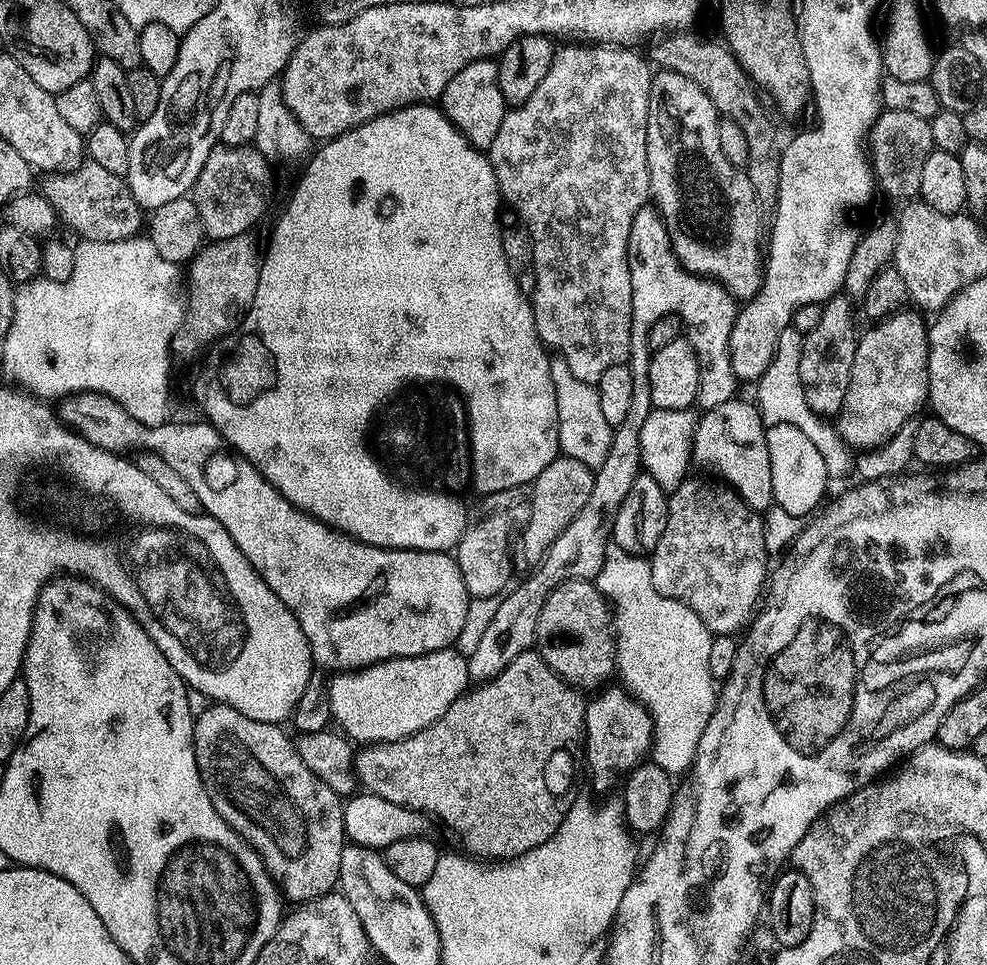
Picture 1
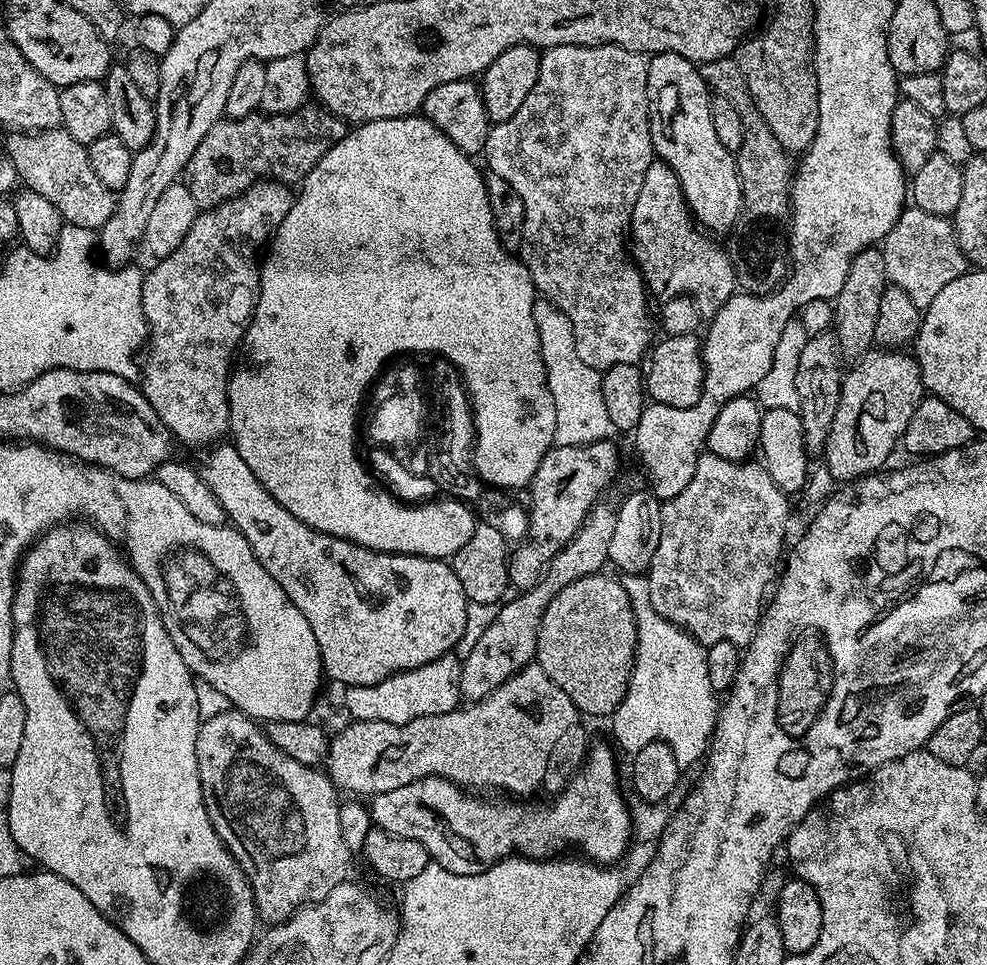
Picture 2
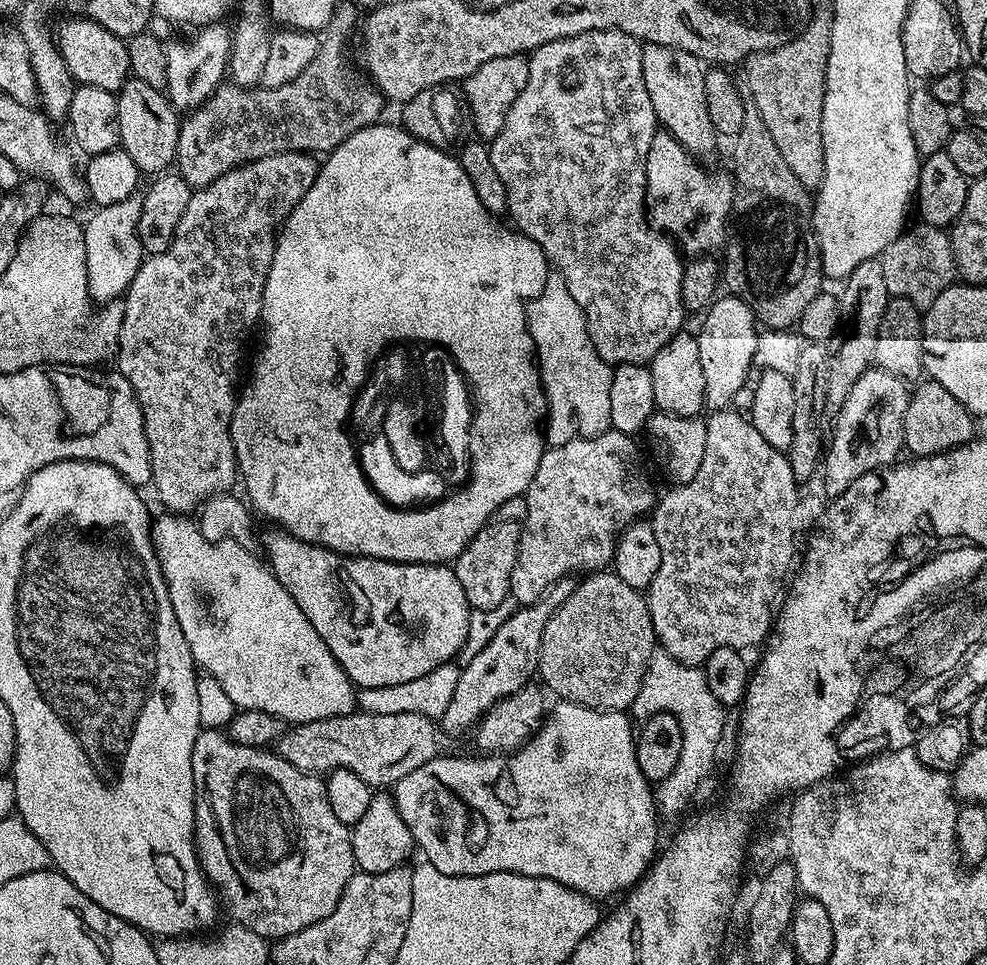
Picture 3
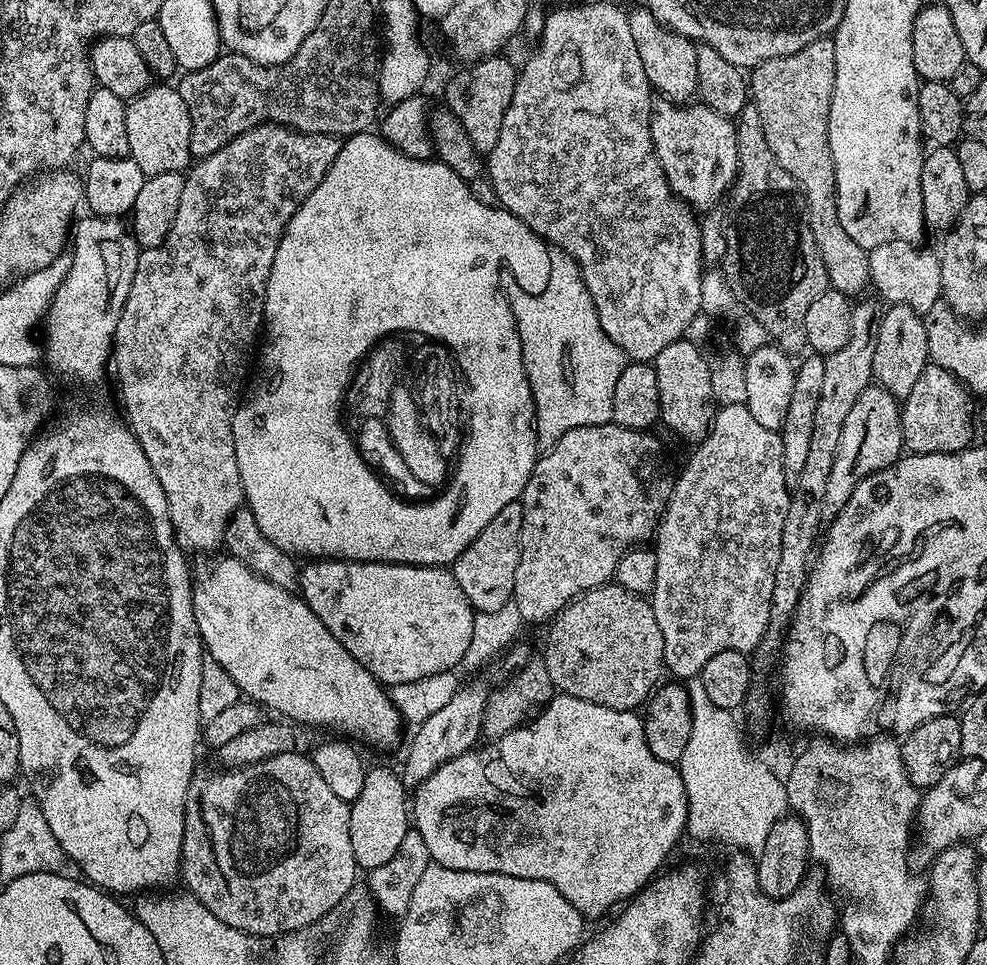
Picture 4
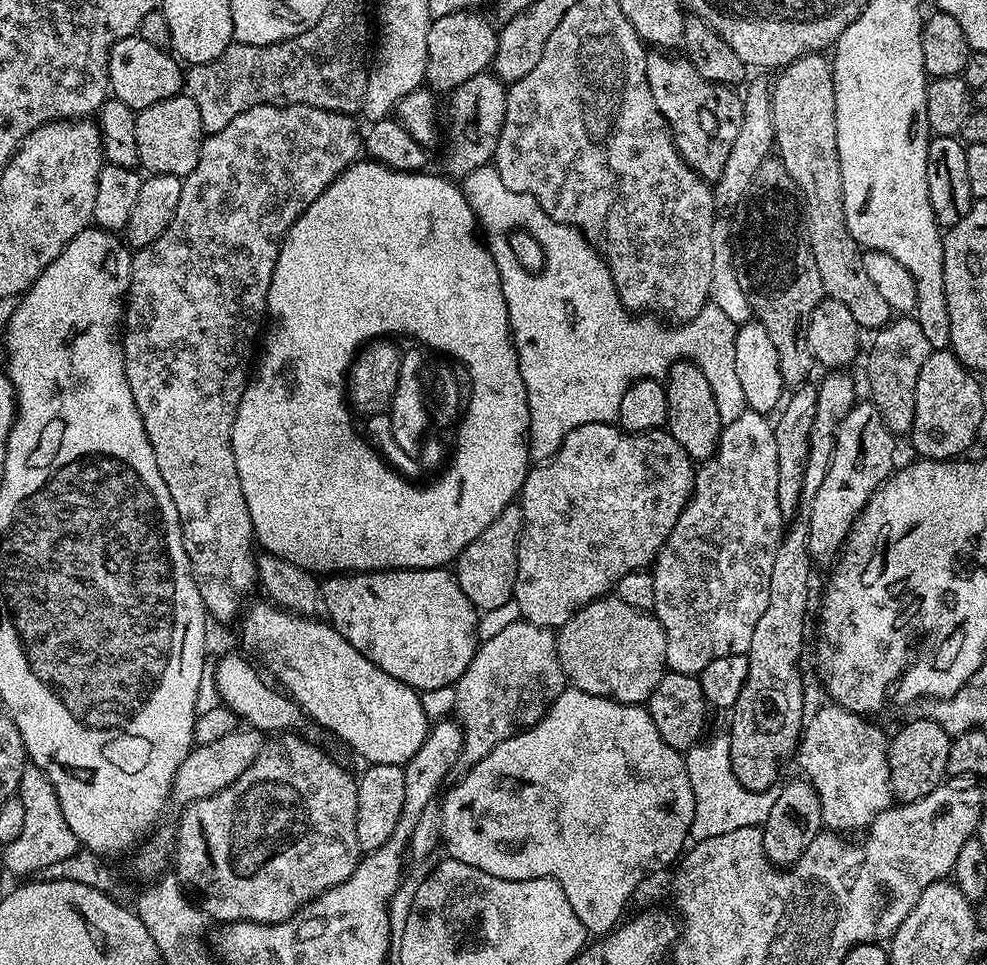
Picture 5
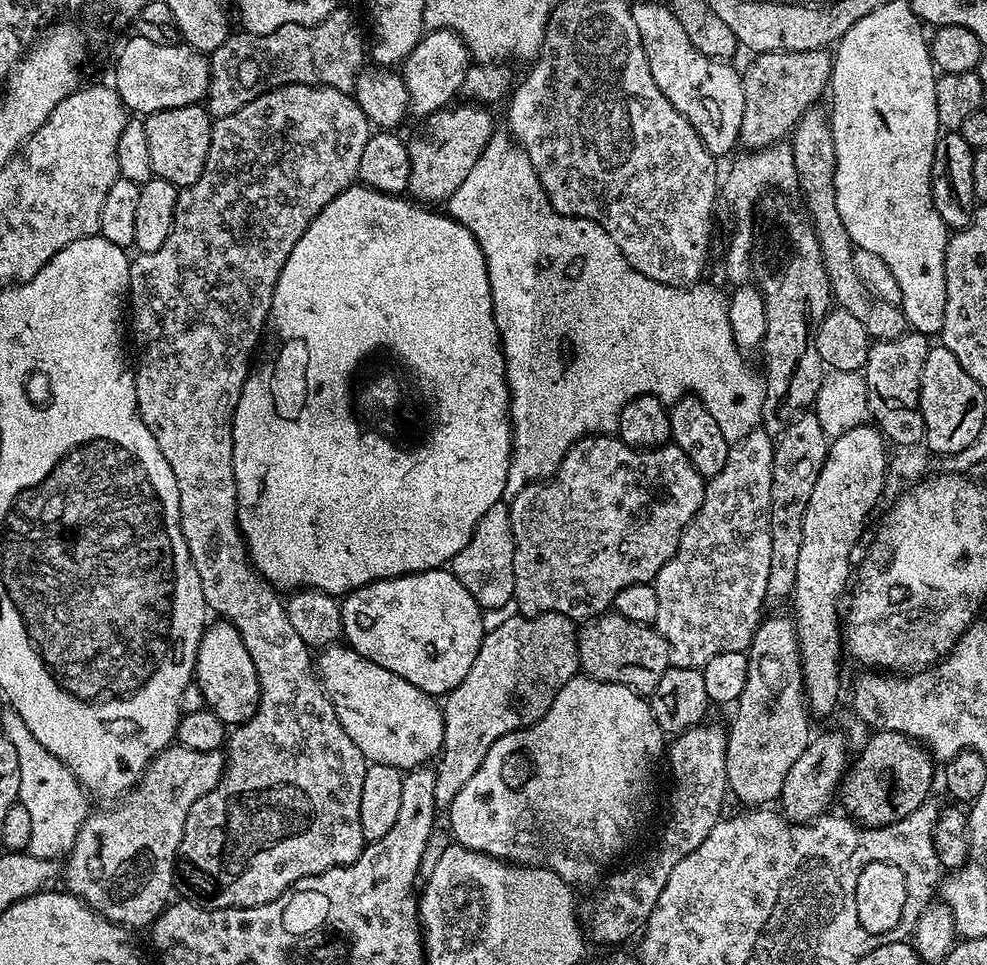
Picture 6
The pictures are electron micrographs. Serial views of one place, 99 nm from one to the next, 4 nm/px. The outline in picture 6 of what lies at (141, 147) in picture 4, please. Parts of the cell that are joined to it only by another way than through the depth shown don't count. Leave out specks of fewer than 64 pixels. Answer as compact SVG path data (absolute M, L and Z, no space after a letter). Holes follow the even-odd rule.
M203 103L178 106L174 110L162 110L143 117L146 126L146 139L150 149L150 166L155 179L170 182L178 189L189 188L198 178L202 178L206 166L206 154L210 154L213 117Z

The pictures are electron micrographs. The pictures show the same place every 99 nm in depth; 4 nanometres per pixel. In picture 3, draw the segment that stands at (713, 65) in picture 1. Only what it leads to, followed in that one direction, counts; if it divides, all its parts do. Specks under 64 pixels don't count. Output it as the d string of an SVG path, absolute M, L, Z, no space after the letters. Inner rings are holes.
M749 95L744 97L744 109L746 110L746 119L742 122L742 130L737 136L731 141L732 144L732 168L731 171L734 173L734 191L732 193L732 213L728 215L728 226L726 229L726 243L722 249L722 284L731 295L738 297L742 302L746 302L746 306L750 306L750 310L755 314L757 321L765 329L795 329L799 325L800 319L802 318L802 310L806 310L806 306L810 306L810 302L814 302L814 298L819 294L826 284L826 277L820 266L820 247L816 244L816 233L812 231L812 206L813 201L810 199L809 189L802 181L792 173L790 166L786 166L785 160L782 159L782 153L778 151L778 146L774 146L774 138L770 138L770 130L766 130L766 122L762 122L762 114L758 114L758 106L754 106L754 98Z

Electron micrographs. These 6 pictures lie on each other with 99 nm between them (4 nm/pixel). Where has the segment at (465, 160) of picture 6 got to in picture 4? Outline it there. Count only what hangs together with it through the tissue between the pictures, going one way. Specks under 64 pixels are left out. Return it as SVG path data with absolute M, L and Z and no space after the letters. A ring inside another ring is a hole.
M504 54L485 56L483 60L469 63L465 68L468 69L458 73L449 82L446 104L462 122L462 126L466 126L466 134L470 134L474 150L487 154L494 150L494 142L498 142L498 133L502 131L502 118L510 106L510 98L514 98L518 68Z

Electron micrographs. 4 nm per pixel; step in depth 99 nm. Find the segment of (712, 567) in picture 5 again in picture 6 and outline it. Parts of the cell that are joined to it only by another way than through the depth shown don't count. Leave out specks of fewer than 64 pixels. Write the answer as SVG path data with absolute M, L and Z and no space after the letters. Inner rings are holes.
M763 430L752 431L742 437L740 441L733 443L728 450L726 466L722 466L722 470L718 470L718 474L711 476L705 483L702 506L698 510L698 514L694 514L694 518L684 527L684 532L680 535L678 542L678 550L670 558L670 562L666 562L666 566L662 566L662 570L658 570L654 581L658 594L658 618L654 621L654 627L662 639L668 643L668 662L673 668L699 668L703 670L706 662L710 662L710 658L714 658L717 654L748 651L750 642L756 633L756 627L762 619L760 610L766 602L766 581L770 578L770 524L768 515L772 509L770 486L772 485L773 462L774 440Z

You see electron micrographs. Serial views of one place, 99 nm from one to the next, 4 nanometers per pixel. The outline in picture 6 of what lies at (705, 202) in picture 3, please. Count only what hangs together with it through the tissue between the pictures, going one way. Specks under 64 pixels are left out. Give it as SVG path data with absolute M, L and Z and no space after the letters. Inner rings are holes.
M633 3L631 10L658 90L662 90L670 106L674 106L674 110L678 110L678 114L694 126L708 153L714 158L726 155L732 147L737 147L740 138L742 106L746 106L743 75L735 72L731 63L715 60L694 50L694 44L686 38L686 30L682 30L682 22L674 18L667 3Z

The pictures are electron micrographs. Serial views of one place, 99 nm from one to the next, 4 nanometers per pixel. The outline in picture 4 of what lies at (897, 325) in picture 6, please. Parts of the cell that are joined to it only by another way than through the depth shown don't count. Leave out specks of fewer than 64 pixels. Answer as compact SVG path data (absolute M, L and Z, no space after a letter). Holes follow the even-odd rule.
M821 38L810 42L810 46L802 46L794 54L786 54L782 58L763 60L757 68L750 72L750 100L756 105L758 118L762 118L762 130L766 134L766 142L770 142L770 150L774 150L774 158L800 184L804 192L804 201L808 207L808 225L814 234L814 242L820 251L822 266L826 266L826 274L831 288L838 290L843 296L856 298L865 287L869 287L870 266L868 252L858 242L854 242L842 224L838 222L838 206L836 205L836 175L834 174L834 158L830 154L830 138L828 137L828 115L830 102L834 94L834 78L836 77L836 42L832 38Z

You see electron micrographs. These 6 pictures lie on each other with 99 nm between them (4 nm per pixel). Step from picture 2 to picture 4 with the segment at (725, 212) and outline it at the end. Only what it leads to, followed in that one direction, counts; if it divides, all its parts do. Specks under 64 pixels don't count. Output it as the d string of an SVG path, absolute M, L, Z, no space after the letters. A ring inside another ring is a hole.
M637 6L633 12L629 11L627 18L630 22L630 35L634 38L638 58L642 58L642 66L646 70L649 85L665 99L674 102L691 101L697 95L697 45L676 32L668 31L667 28L658 23L652 12L643 6Z

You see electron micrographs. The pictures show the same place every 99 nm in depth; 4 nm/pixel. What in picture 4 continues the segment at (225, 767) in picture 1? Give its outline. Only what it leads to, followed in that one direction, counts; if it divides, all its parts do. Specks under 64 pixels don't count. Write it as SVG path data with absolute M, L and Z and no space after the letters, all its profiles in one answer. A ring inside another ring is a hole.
M287 752L278 754L269 760L257 764L249 764L246 768L219 770L220 772L197 771L193 775L184 807L184 837L182 838L182 858L180 871L182 880L188 883L187 891L196 897L214 918L222 918L226 926L234 926L234 930L242 930L247 936L257 938L275 938L287 932L297 932L318 922L328 912L336 911L338 902L346 898L351 888L357 887L358 869L354 850L350 847L350 804L338 798L329 784L323 780L322 774L314 766L314 762L303 752Z

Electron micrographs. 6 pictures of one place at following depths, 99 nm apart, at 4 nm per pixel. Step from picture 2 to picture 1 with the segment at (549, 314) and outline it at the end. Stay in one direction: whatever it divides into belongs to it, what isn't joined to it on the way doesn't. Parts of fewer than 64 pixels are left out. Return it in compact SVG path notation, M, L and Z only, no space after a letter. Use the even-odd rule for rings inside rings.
M562 358L552 360L552 377L558 398L558 438L561 453L593 470L600 468L602 458L606 458L606 450L610 450L614 425L606 422L602 414L596 385L587 384L582 378L574 375L568 363Z

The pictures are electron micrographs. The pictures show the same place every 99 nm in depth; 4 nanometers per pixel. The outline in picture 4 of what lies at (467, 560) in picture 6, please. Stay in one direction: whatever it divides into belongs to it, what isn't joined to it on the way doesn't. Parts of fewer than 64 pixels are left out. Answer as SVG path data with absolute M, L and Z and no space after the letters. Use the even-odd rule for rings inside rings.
M520 500L510 502L493 520L486 530L462 550L459 558L450 565L452 576L462 586L462 594L476 612L498 612L512 602L514 594L514 574L518 574L520 557L520 535L524 521L524 506Z

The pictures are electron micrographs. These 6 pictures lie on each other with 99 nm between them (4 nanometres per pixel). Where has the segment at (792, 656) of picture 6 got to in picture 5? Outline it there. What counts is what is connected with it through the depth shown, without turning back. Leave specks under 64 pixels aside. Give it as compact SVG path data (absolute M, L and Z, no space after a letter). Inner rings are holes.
M806 510L797 511L794 519L785 527L780 544L774 554L774 570L770 570L770 602L766 611L758 618L754 634L750 637L746 686L738 694L738 702L730 709L732 729L726 732L730 742L730 762L734 778L751 792L766 792L780 776L780 763L788 755L797 751L802 729L806 723L804 712L804 680L800 677L800 655L804 652L804 619L808 616L808 583L812 580L814 561L808 552L810 536L810 514Z

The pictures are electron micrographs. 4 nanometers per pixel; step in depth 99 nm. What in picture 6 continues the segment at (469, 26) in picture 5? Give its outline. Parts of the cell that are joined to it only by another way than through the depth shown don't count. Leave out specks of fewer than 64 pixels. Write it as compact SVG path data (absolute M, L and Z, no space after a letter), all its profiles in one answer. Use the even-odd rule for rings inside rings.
M434 28L425 31L424 36L418 42L418 46L414 50L410 50L410 54L404 59L402 65L402 75L408 91L408 107L411 115L413 117L416 115L416 118L423 118L430 115L431 112L437 112L440 108L449 107L449 104L460 91L464 75L468 72L469 63L468 47L462 42L462 38L457 32L453 32L450 28Z

